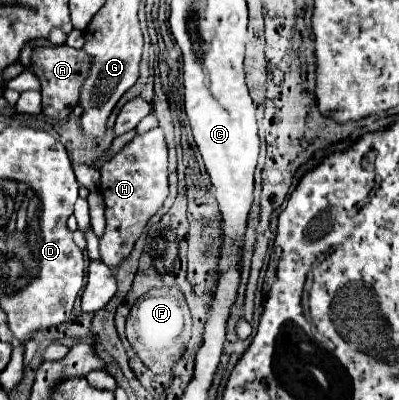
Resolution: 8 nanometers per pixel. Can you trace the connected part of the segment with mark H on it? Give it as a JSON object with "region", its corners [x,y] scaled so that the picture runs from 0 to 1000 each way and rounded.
{"region":[[[406,320],[341,340],[251,420],[251,485],[266,510],[266,575],[251,595],[251,635],[266,665],[296,665],[326,640],[371,550],[421,490],[421,370]]]}

